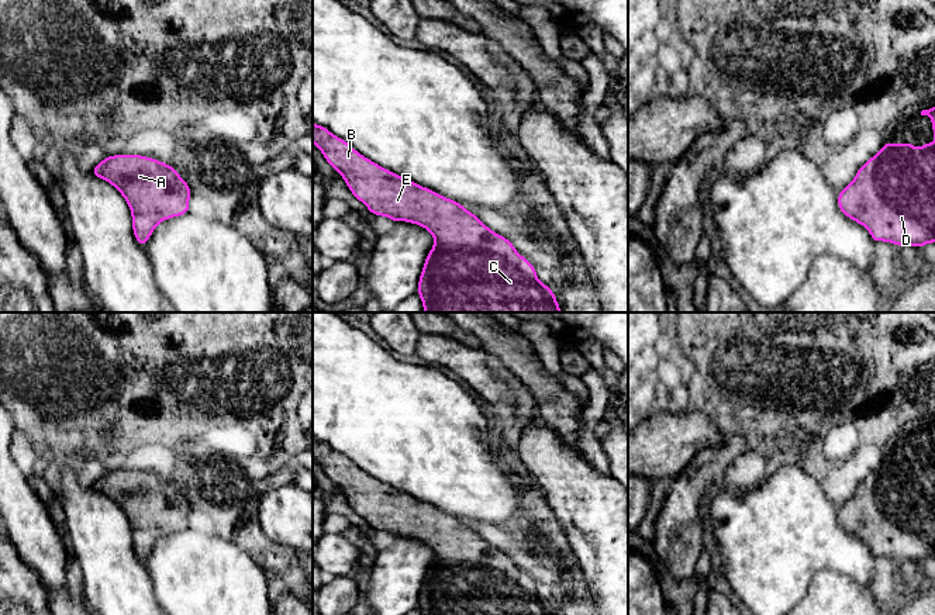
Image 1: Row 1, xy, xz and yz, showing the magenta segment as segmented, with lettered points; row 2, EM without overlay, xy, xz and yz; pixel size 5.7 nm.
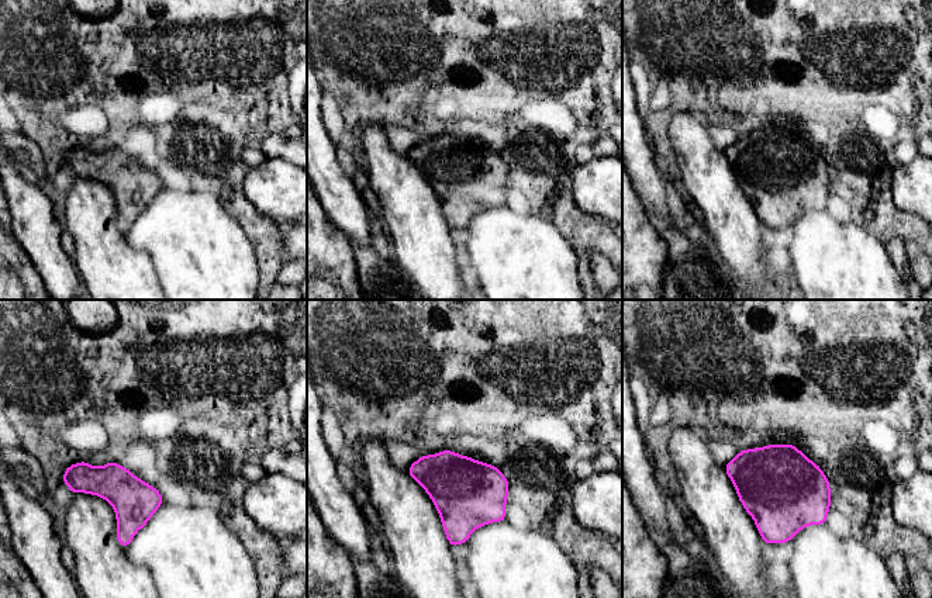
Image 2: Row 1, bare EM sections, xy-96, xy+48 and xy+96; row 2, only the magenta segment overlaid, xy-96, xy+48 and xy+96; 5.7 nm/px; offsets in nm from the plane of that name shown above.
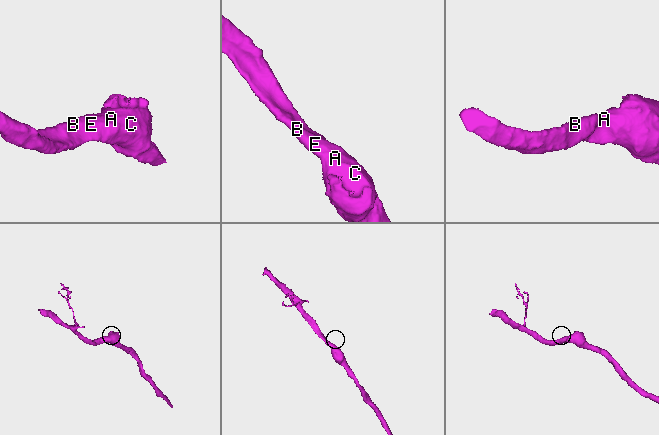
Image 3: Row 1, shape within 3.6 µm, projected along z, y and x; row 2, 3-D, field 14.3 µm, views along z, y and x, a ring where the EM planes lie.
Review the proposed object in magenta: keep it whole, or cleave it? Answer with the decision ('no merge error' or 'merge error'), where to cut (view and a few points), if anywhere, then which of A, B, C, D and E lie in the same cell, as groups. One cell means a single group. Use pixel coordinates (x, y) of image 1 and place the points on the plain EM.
no merge error; no cut; A B C D E

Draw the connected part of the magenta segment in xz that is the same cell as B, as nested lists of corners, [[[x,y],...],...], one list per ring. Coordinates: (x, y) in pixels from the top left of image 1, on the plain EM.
[[[314,438],[313,457],[372,529],[389,532],[391,538],[418,539],[434,550],[435,560],[418,597],[421,615],[556,615],[552,605],[536,594],[535,583],[513,559],[482,539],[462,519],[380,483]]]

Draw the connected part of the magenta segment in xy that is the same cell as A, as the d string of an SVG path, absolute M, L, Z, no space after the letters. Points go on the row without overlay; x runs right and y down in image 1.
M114 470L92 488L111 498L127 515L138 560L145 562L155 542L189 528L190 502L177 486L139 470Z

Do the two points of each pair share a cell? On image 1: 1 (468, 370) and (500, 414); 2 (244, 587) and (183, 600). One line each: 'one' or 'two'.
1: one
2: one

